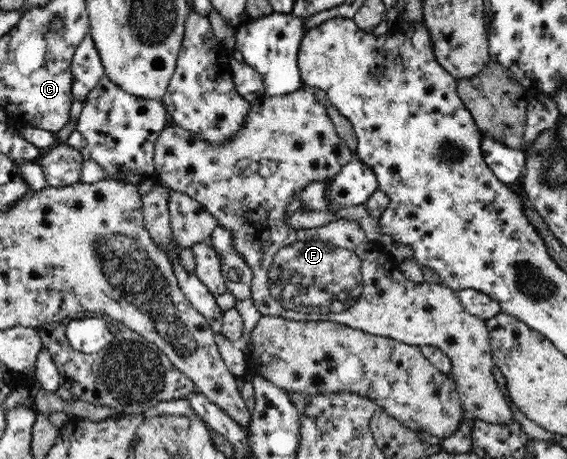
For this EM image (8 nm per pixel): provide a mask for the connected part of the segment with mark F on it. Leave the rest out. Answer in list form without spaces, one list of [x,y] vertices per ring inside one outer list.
[[[306,86],[301,87],[287,96],[273,96],[273,98],[262,98],[251,103],[249,114],[245,117],[245,122],[242,127],[232,136],[232,139],[223,141],[219,144],[207,143],[205,139],[199,135],[185,130],[177,125],[165,127],[159,138],[156,140],[154,148],[154,164],[156,169],[156,178],[163,184],[168,185],[169,188],[185,193],[191,198],[198,200],[207,212],[210,212],[217,221],[217,224],[232,232],[229,238],[230,243],[235,247],[237,254],[250,266],[253,273],[251,283],[251,296],[257,311],[262,316],[277,316],[289,320],[303,320],[303,321],[332,321],[337,324],[344,324],[346,327],[362,330],[363,332],[382,336],[385,338],[392,338],[399,342],[410,344],[413,346],[436,346],[440,348],[449,358],[451,363],[451,378],[457,385],[457,392],[461,399],[462,407],[465,414],[479,420],[484,420],[489,423],[505,424],[513,420],[513,413],[509,409],[509,404],[505,399],[505,395],[501,393],[495,377],[491,373],[494,362],[492,359],[491,345],[489,344],[489,333],[487,333],[487,325],[482,318],[473,316],[465,311],[462,306],[456,291],[445,286],[445,284],[411,282],[407,279],[403,272],[401,272],[400,264],[395,261],[392,255],[383,251],[383,245],[380,242],[375,243],[367,239],[363,228],[359,222],[347,218],[339,218],[332,220],[320,226],[319,228],[293,230],[287,225],[285,219],[285,210],[288,210],[289,204],[301,194],[301,190],[309,183],[321,183],[324,181],[331,181],[337,174],[354,158],[354,152],[341,140],[333,121],[329,118],[327,110],[323,104],[315,97],[312,88]]]

